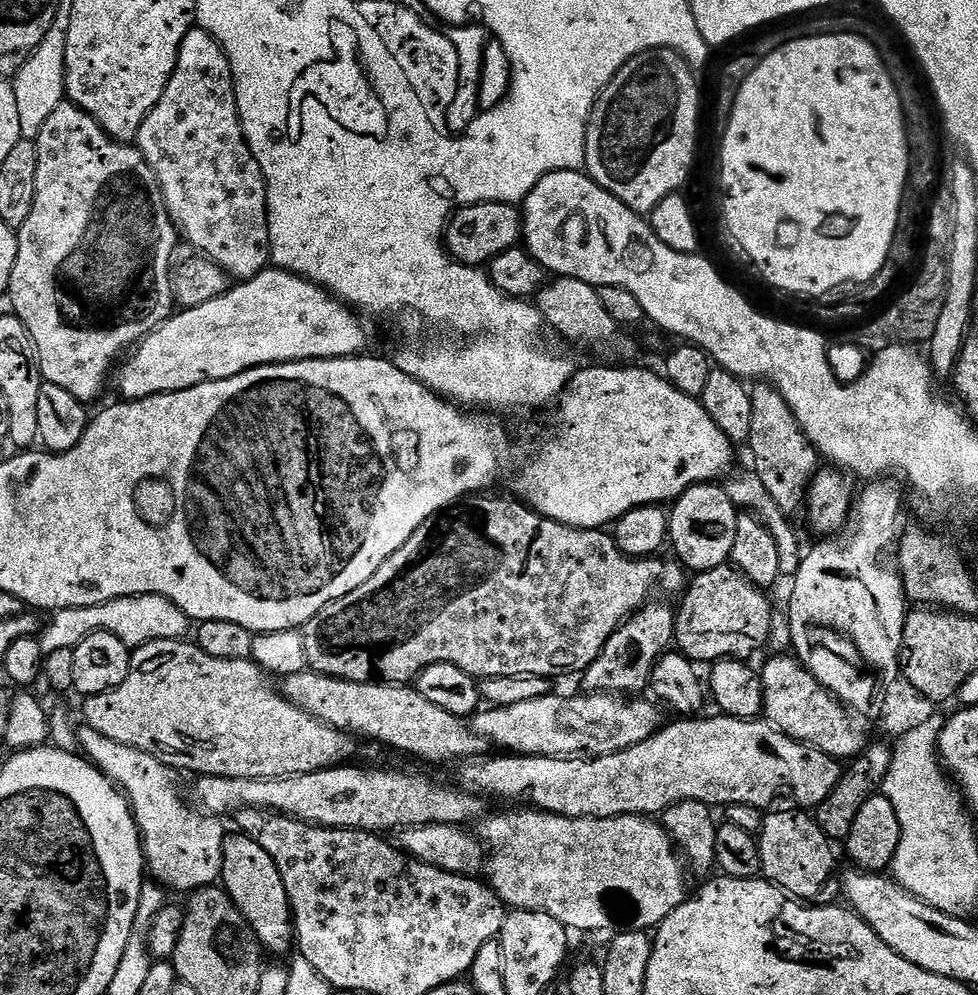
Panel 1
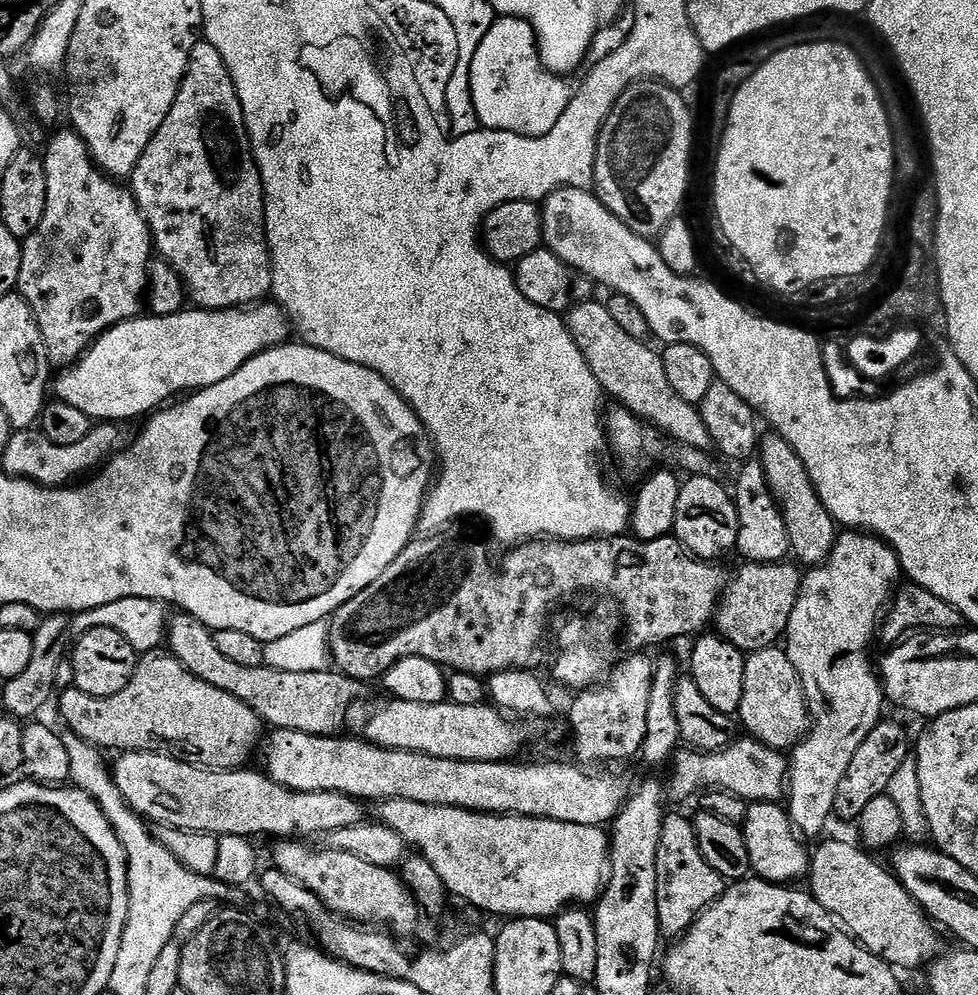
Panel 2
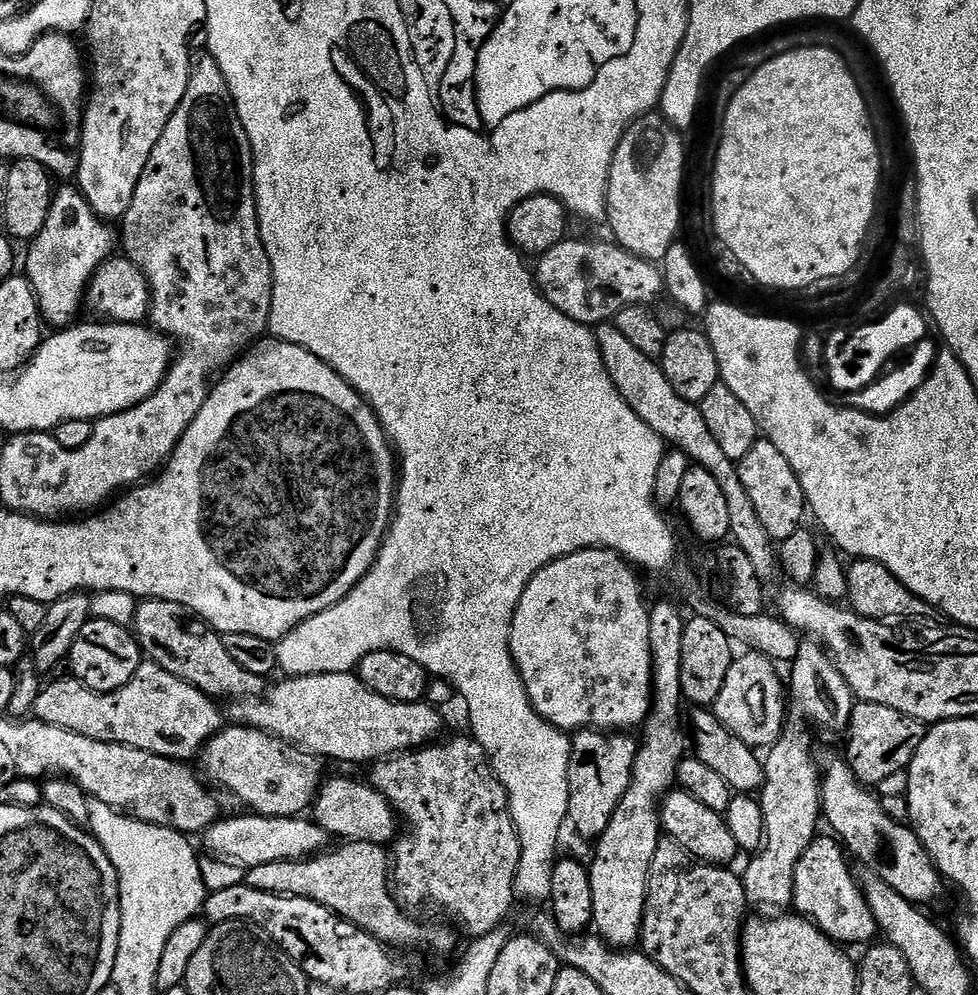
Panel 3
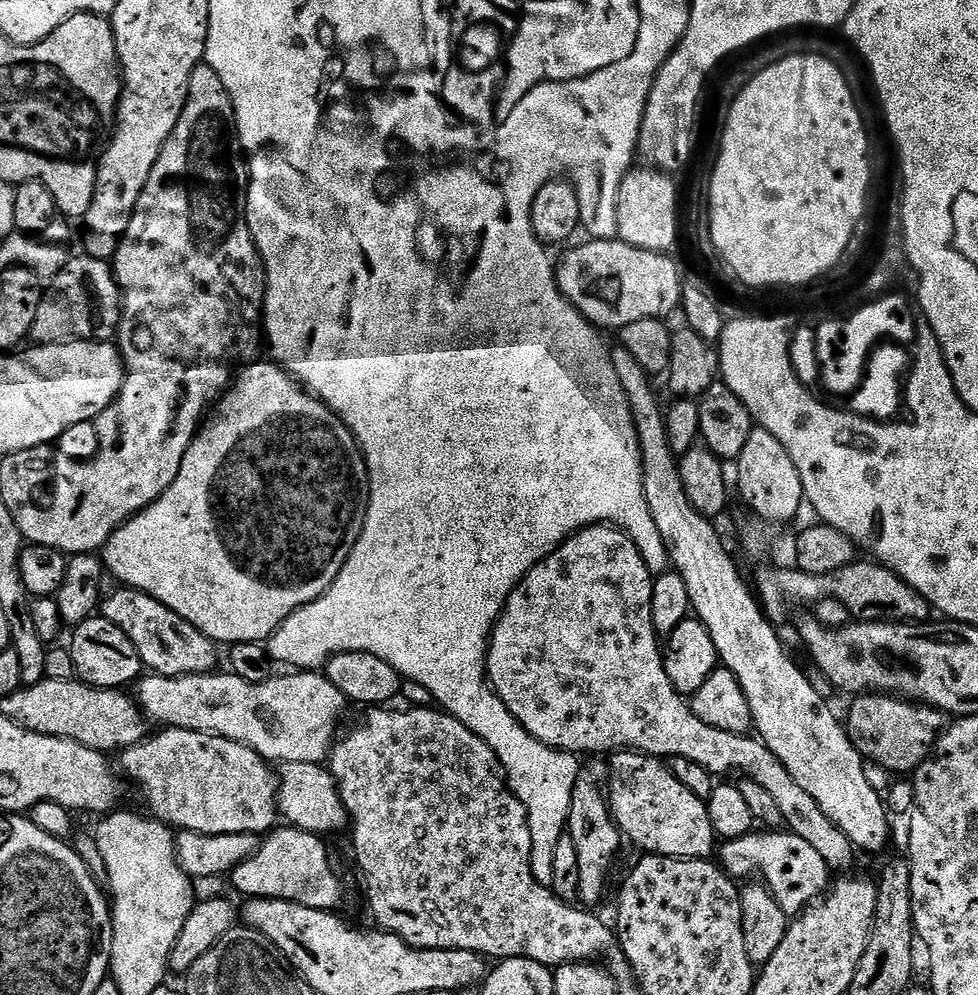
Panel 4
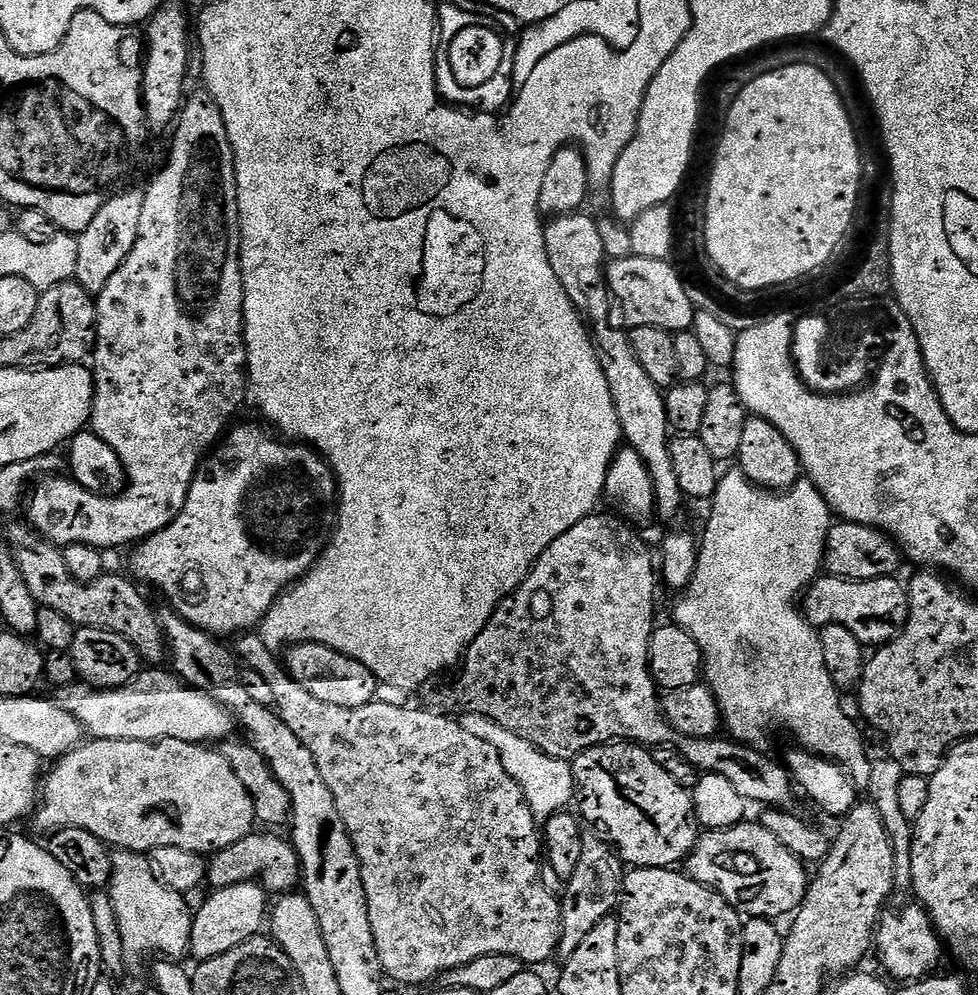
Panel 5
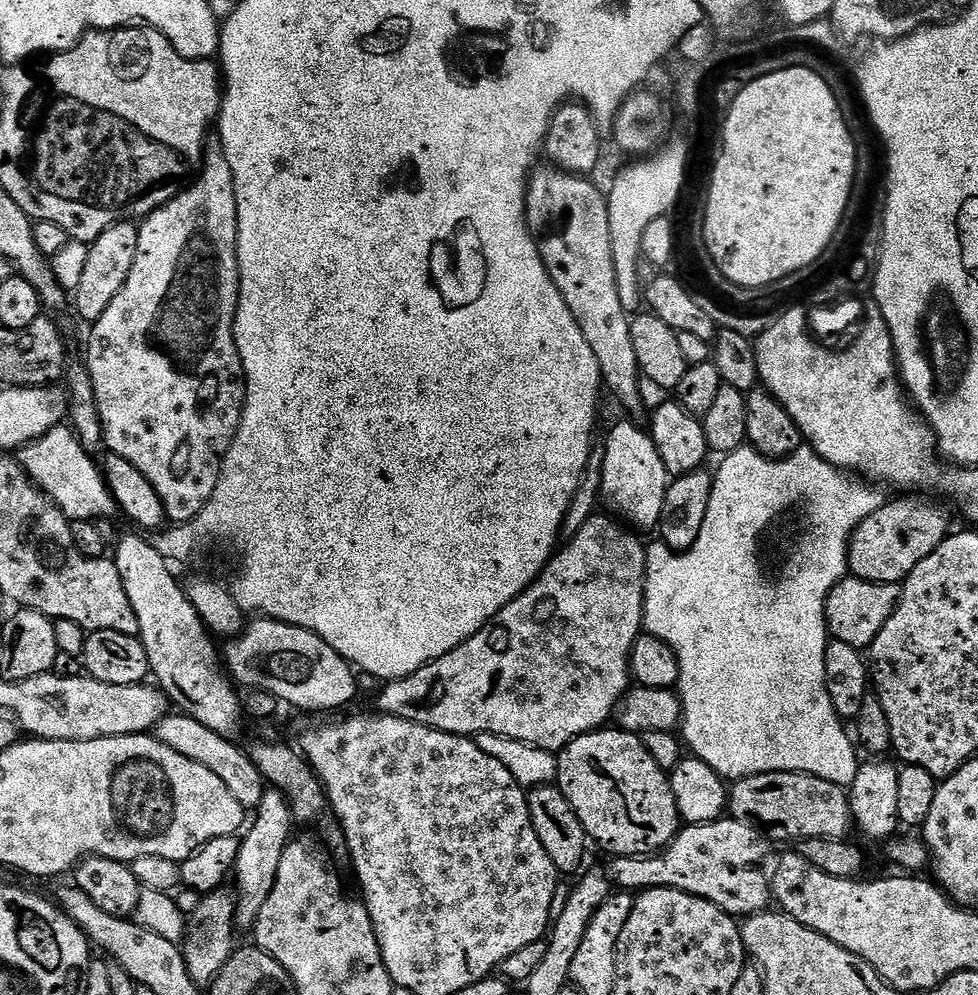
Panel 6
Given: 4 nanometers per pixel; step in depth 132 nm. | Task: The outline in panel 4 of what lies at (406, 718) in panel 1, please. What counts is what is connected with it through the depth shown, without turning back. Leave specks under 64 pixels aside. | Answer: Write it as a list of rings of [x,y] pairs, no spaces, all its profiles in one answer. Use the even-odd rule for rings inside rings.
[[[117,587],[112,597],[102,604],[104,619],[114,622],[138,650],[140,663],[149,673],[157,676],[207,676],[215,673],[216,651],[218,645],[202,630],[198,630],[186,618],[174,614],[162,602],[150,598],[150,594],[140,592],[137,588]]]

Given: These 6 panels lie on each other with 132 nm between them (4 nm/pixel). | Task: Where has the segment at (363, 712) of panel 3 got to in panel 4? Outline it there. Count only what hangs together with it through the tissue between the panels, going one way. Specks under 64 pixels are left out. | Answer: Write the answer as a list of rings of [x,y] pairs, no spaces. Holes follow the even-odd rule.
[[[296,670],[292,676],[273,675],[266,682],[246,682],[231,674],[207,676],[157,676],[148,674],[139,681],[140,711],[156,726],[185,728],[211,736],[230,738],[250,746],[265,760],[289,764],[324,764],[338,739],[336,727],[350,701],[316,670]]]

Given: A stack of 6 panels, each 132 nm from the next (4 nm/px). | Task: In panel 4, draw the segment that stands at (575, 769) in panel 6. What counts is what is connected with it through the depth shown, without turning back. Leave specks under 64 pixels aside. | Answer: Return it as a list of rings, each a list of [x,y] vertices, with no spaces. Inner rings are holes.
[[[620,750],[611,760],[608,784],[606,780],[608,809],[616,817],[617,828],[641,848],[641,853],[677,856],[679,860],[707,860],[717,851],[718,837],[710,822],[707,803],[678,782],[663,759]]]

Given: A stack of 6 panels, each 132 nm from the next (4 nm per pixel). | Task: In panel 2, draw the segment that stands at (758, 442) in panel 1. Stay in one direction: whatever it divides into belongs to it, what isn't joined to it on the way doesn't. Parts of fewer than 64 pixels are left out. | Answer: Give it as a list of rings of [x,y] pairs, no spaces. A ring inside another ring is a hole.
[[[768,434],[761,439],[758,459],[764,467],[766,482],[776,500],[776,507],[786,522],[786,534],[790,534],[792,547],[791,555],[797,556],[795,559],[804,566],[824,563],[836,545],[838,525],[826,506],[822,506],[822,498],[818,498],[818,490],[814,490],[814,482],[810,482],[810,474],[806,474],[802,458],[798,458],[794,446],[790,446],[786,438]]]

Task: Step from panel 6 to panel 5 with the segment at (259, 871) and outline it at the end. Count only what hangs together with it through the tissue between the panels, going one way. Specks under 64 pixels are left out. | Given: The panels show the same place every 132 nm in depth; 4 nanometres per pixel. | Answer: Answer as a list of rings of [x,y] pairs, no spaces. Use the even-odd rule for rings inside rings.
[[[249,882],[238,886],[217,888],[209,895],[208,901],[192,917],[190,930],[190,946],[188,951],[193,961],[218,958],[218,954],[226,954],[226,950],[234,950],[234,946],[242,946],[265,927],[266,917],[270,912],[270,896],[263,884]]]

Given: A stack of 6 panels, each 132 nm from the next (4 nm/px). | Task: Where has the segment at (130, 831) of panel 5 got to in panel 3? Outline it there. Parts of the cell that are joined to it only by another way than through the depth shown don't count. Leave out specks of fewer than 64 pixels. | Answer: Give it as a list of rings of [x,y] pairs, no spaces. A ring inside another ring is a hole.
[[[243,726],[221,727],[204,745],[203,760],[203,775],[217,789],[225,788],[234,799],[241,800],[249,813],[258,816],[300,816],[307,813],[326,776],[325,765],[311,752],[297,748],[295,744],[286,744],[269,732]]]

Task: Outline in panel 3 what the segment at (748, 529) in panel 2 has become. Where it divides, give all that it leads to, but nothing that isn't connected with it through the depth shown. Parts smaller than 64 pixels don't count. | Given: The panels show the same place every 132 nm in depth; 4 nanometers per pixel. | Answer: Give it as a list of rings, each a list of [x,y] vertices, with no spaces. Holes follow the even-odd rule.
[[[757,438],[754,446],[750,446],[746,458],[742,458],[736,464],[736,473],[740,479],[740,485],[746,490],[750,498],[750,506],[754,508],[754,514],[762,526],[762,530],[770,536],[773,542],[783,542],[790,538],[790,534],[801,531],[800,524],[806,520],[806,505],[802,486],[790,470],[790,462],[782,455],[782,450],[774,446],[774,442]]]

